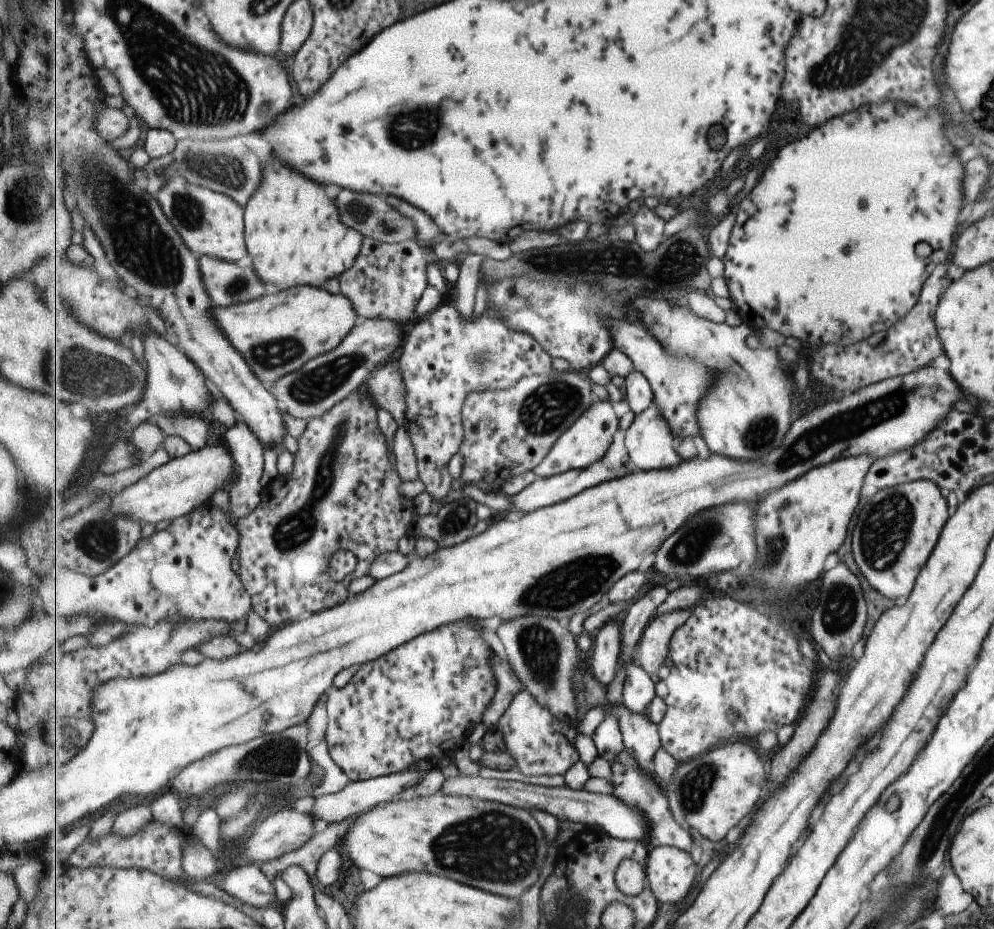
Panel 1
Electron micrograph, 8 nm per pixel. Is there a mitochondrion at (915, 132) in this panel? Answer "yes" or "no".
no

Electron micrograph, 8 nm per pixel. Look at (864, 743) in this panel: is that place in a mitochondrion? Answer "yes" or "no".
no

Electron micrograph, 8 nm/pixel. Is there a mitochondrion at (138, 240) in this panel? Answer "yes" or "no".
yes

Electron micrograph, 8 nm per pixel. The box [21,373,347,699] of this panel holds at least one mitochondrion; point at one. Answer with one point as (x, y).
(97, 539)

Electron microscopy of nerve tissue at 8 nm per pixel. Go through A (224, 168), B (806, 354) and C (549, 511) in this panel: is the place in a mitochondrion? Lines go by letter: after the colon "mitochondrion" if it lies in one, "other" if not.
A: mitochondrion
B: other
C: other

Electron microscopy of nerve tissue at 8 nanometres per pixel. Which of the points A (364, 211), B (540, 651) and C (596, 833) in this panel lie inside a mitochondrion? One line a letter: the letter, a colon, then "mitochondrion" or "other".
A: mitochondrion
B: mitochondrion
C: other

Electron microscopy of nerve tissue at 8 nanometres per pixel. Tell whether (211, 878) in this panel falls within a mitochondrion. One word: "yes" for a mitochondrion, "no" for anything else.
no

